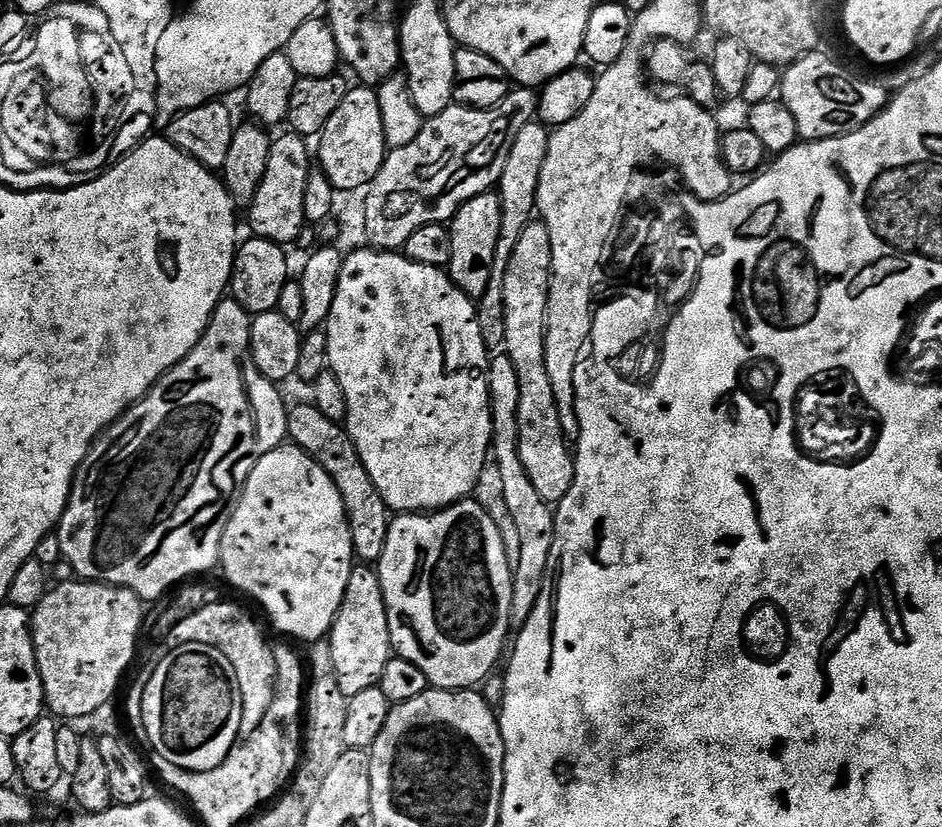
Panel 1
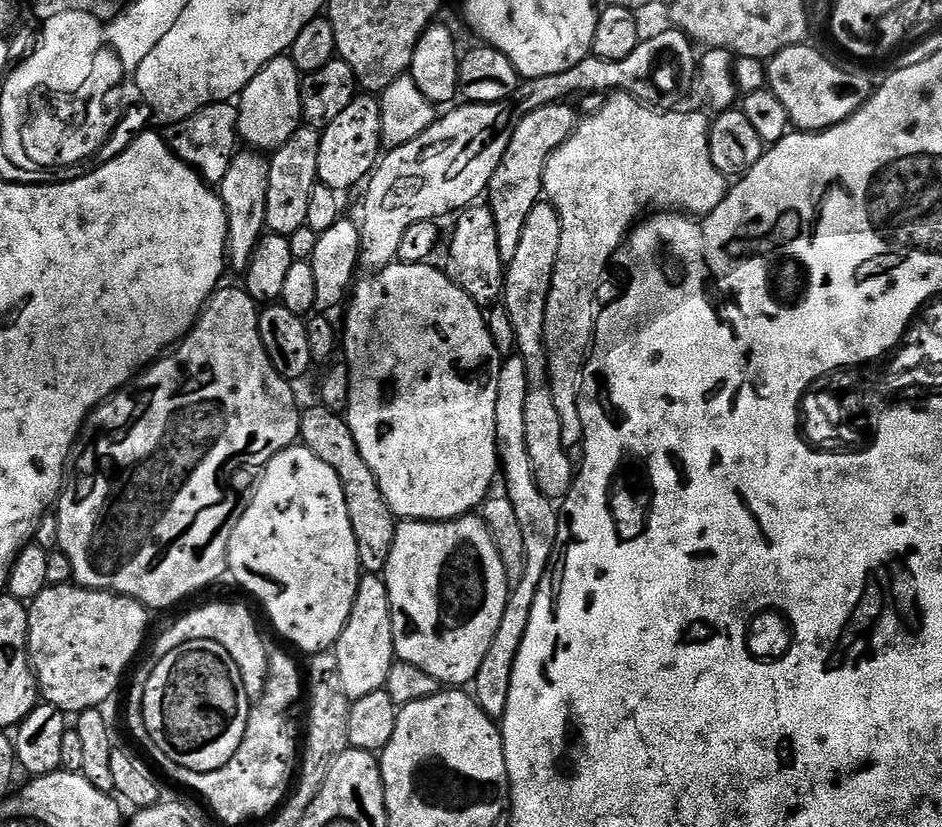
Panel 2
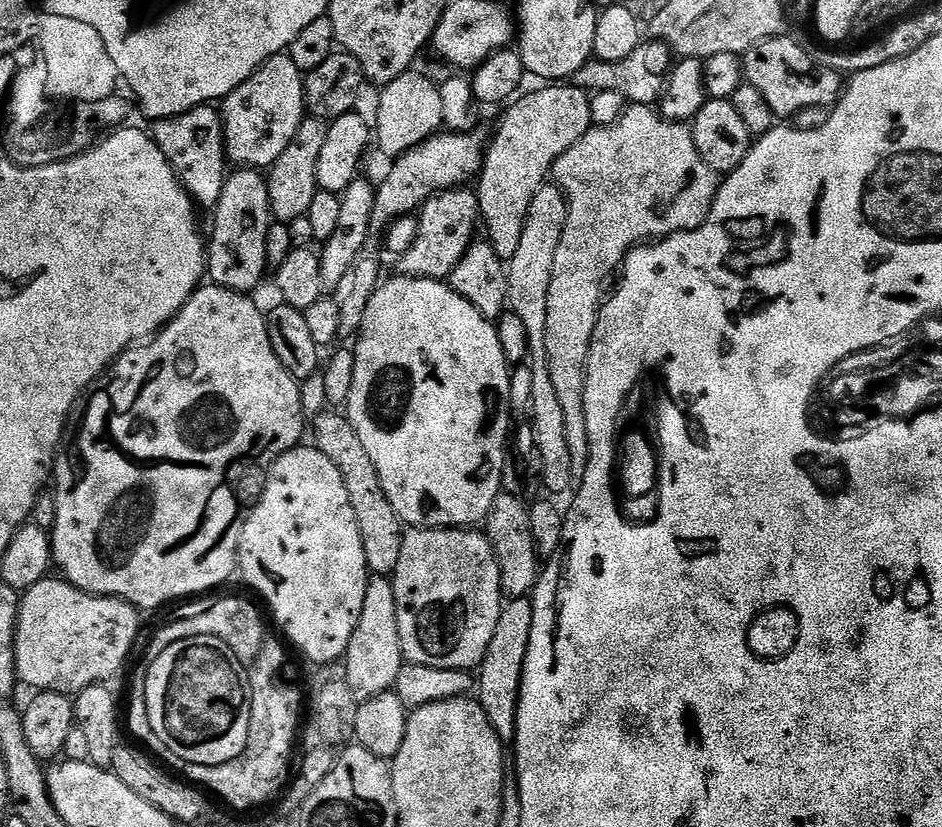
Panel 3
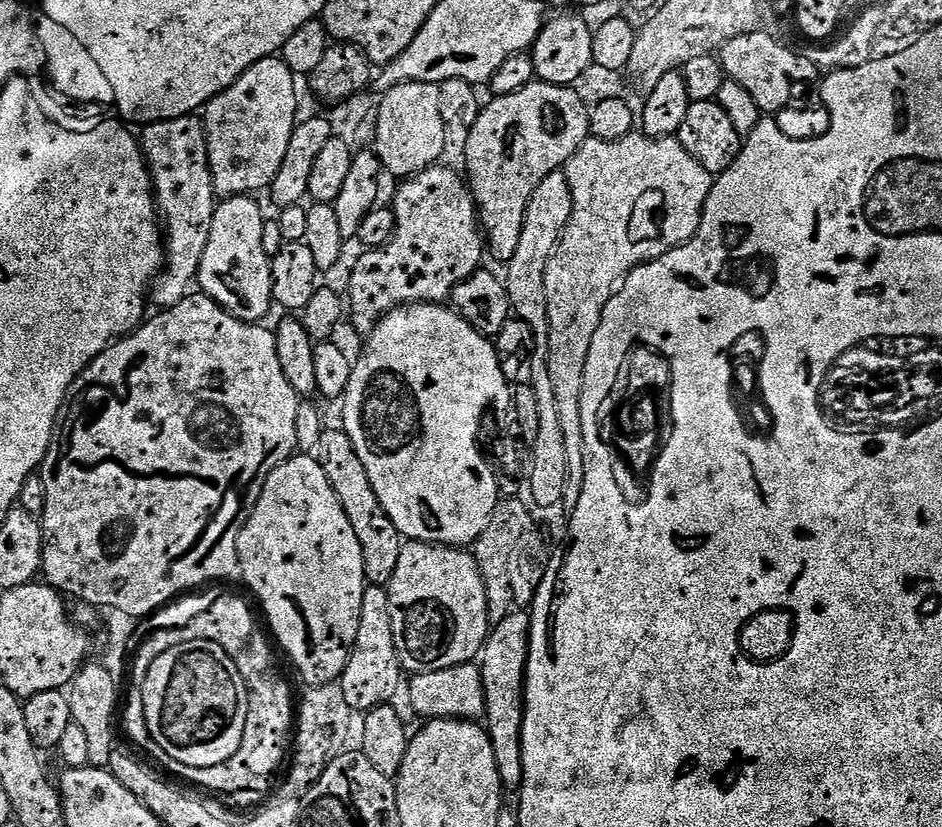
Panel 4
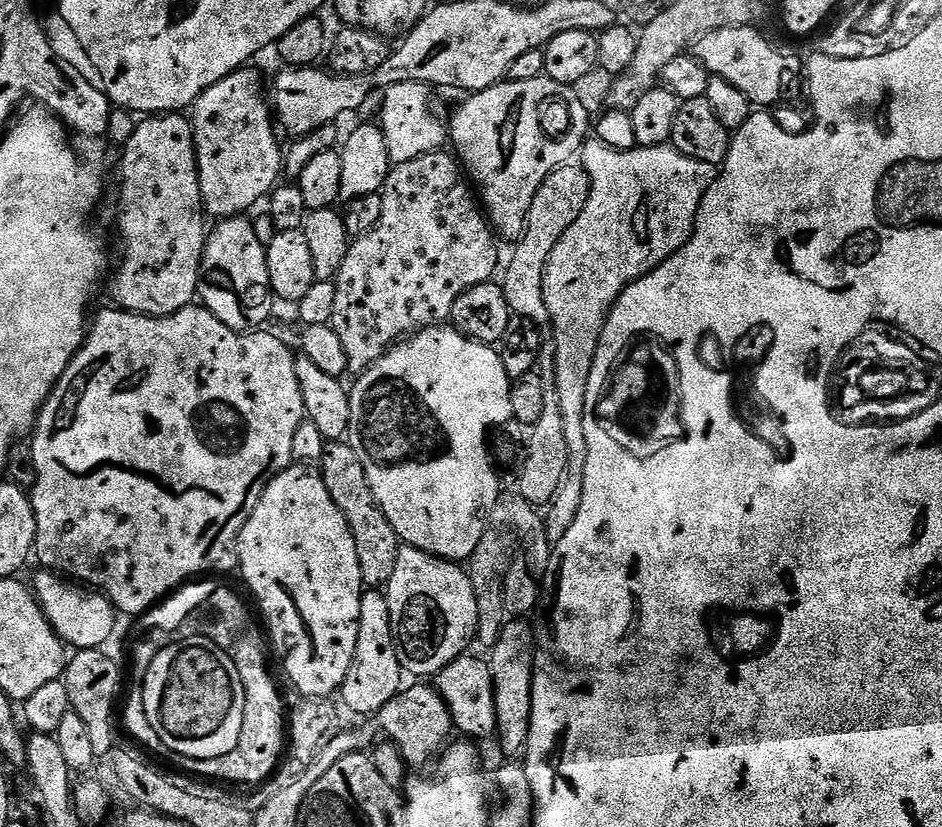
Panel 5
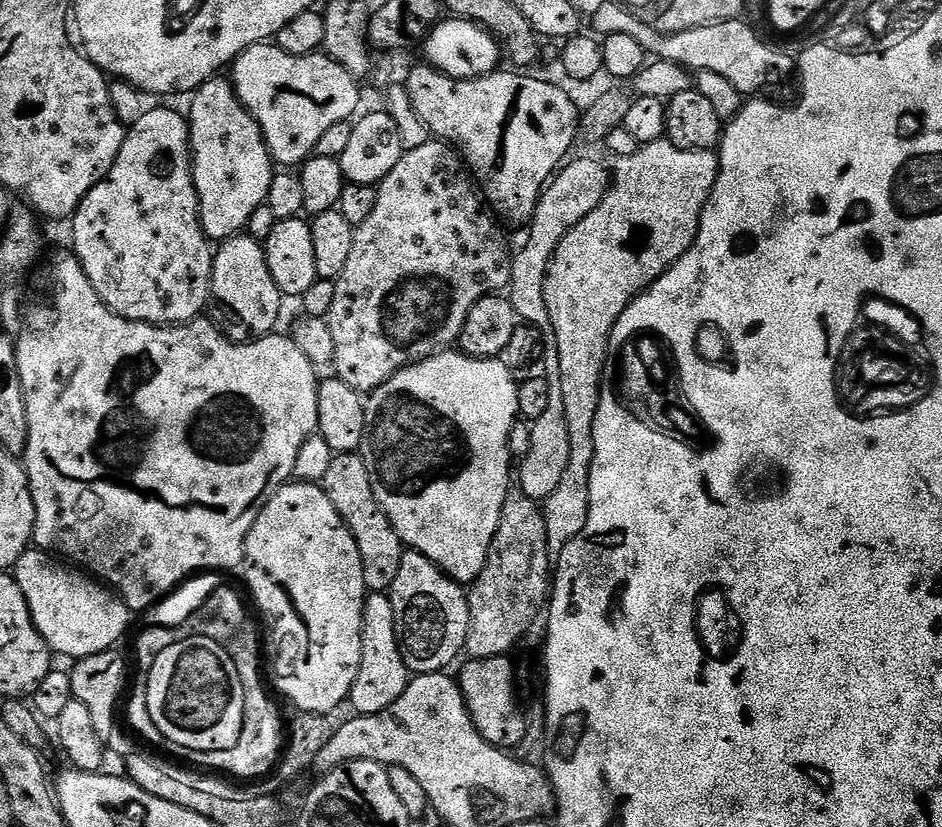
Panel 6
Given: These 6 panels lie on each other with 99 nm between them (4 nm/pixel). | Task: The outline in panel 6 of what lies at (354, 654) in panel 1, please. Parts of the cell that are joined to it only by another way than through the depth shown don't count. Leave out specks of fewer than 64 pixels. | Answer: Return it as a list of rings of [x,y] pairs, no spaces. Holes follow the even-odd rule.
[[[374,592],[364,597],[364,617],[362,618],[362,662],[358,666],[358,678],[354,678],[350,705],[358,716],[378,714],[386,710],[406,690],[410,673],[400,653],[396,627],[394,626],[394,606],[391,595]]]

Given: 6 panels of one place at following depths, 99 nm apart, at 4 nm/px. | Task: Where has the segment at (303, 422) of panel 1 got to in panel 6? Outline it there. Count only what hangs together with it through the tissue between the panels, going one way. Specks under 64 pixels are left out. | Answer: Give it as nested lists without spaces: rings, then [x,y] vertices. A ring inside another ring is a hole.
[[[355,452],[333,455],[322,487],[326,498],[330,498],[334,510],[338,510],[350,534],[354,534],[354,542],[358,542],[358,554],[362,554],[365,589],[369,593],[387,593],[398,574],[398,566],[406,548],[400,535],[388,521],[388,515],[382,510],[378,498],[374,498],[374,486],[370,486],[370,474],[366,474],[366,462]]]

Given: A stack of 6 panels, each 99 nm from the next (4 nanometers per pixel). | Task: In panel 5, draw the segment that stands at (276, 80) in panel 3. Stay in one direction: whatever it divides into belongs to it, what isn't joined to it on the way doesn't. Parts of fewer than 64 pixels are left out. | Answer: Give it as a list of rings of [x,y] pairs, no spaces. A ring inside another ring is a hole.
[[[252,66],[237,68],[226,78],[222,78],[222,82],[207,88],[192,103],[190,119],[194,130],[196,161],[205,213],[209,217],[216,216],[215,218],[245,215],[249,211],[247,208],[254,207],[260,199],[261,203],[272,189],[277,187],[284,167],[285,153],[282,148],[280,152],[280,140],[276,137],[278,124],[266,95],[266,84],[264,88],[259,74]]]

